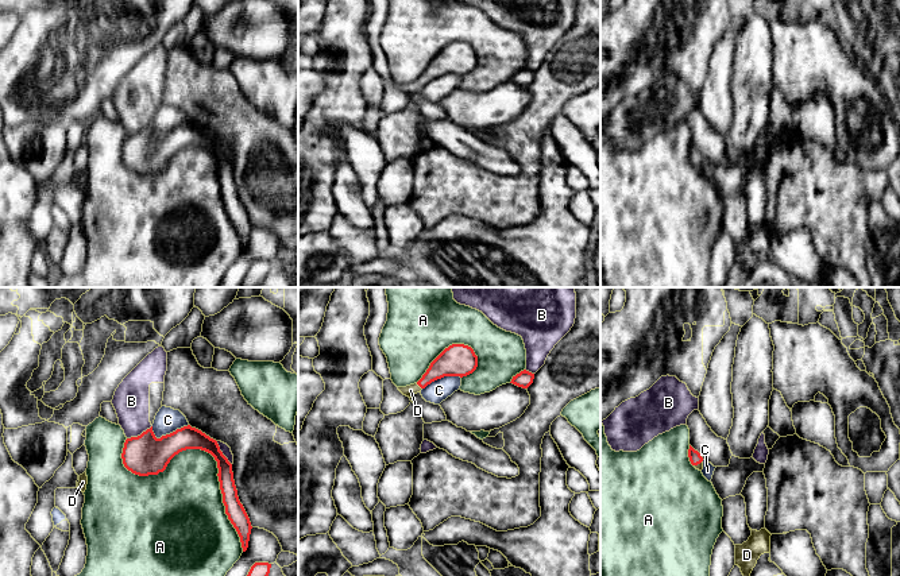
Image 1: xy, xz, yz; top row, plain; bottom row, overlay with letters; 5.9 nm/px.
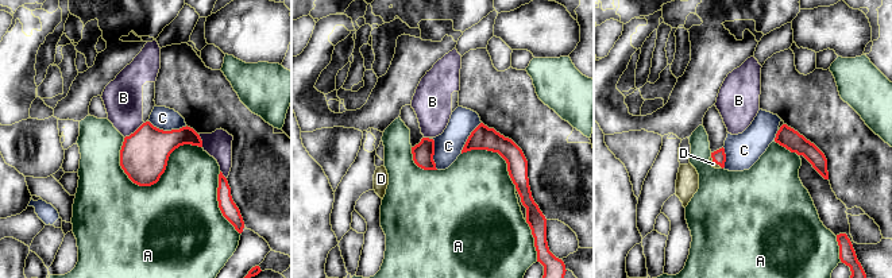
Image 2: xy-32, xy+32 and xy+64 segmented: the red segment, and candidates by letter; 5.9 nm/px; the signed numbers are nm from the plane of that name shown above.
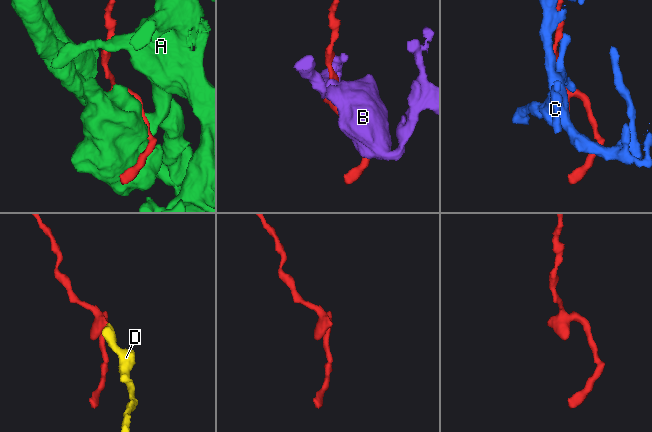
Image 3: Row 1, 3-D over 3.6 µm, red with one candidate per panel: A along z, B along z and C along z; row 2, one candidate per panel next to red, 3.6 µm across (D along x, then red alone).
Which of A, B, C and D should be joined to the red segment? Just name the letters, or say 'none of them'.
D

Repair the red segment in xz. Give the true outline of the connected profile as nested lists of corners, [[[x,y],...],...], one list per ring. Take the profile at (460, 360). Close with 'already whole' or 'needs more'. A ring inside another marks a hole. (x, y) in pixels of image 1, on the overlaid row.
[[[452,344],[445,348],[429,366],[422,378],[410,386],[398,387],[398,390],[412,398],[421,393],[432,382],[444,376],[467,376],[478,367],[478,356],[474,349],[464,344]]]; needs more

